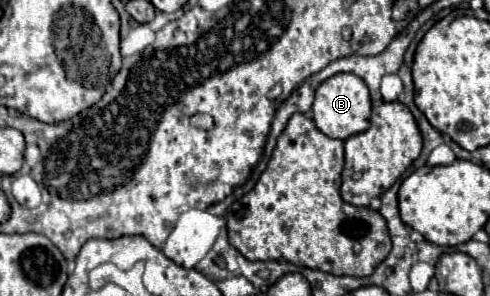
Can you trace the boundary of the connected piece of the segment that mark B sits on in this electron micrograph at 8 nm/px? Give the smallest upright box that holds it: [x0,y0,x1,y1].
[313,73,371,141]

